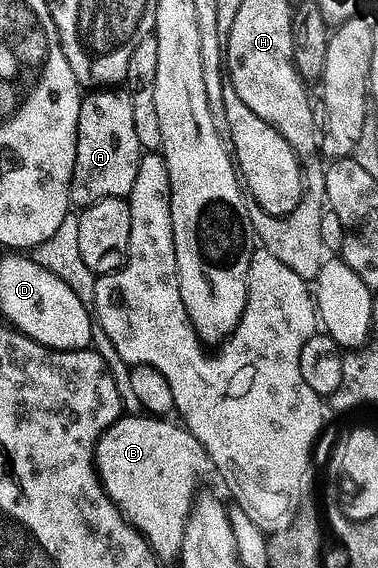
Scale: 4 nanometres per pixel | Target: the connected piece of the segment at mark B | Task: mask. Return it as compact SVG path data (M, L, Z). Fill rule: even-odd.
M143 415L143 416L123 416L116 421L108 430L100 437L100 442L96 445L96 471L100 475L100 481L104 485L104 490L108 493L108 497L114 504L120 508L120 512L127 517L131 525L136 526L141 533L151 535L151 533L176 533L183 534L185 527L188 525L188 517L192 514L192 507L196 504L196 498L201 492L200 484L204 481L204 476L208 472L213 472L214 466L212 458L208 456L206 447L197 439L192 432L183 424L175 425L172 419L161 419L159 416Z

